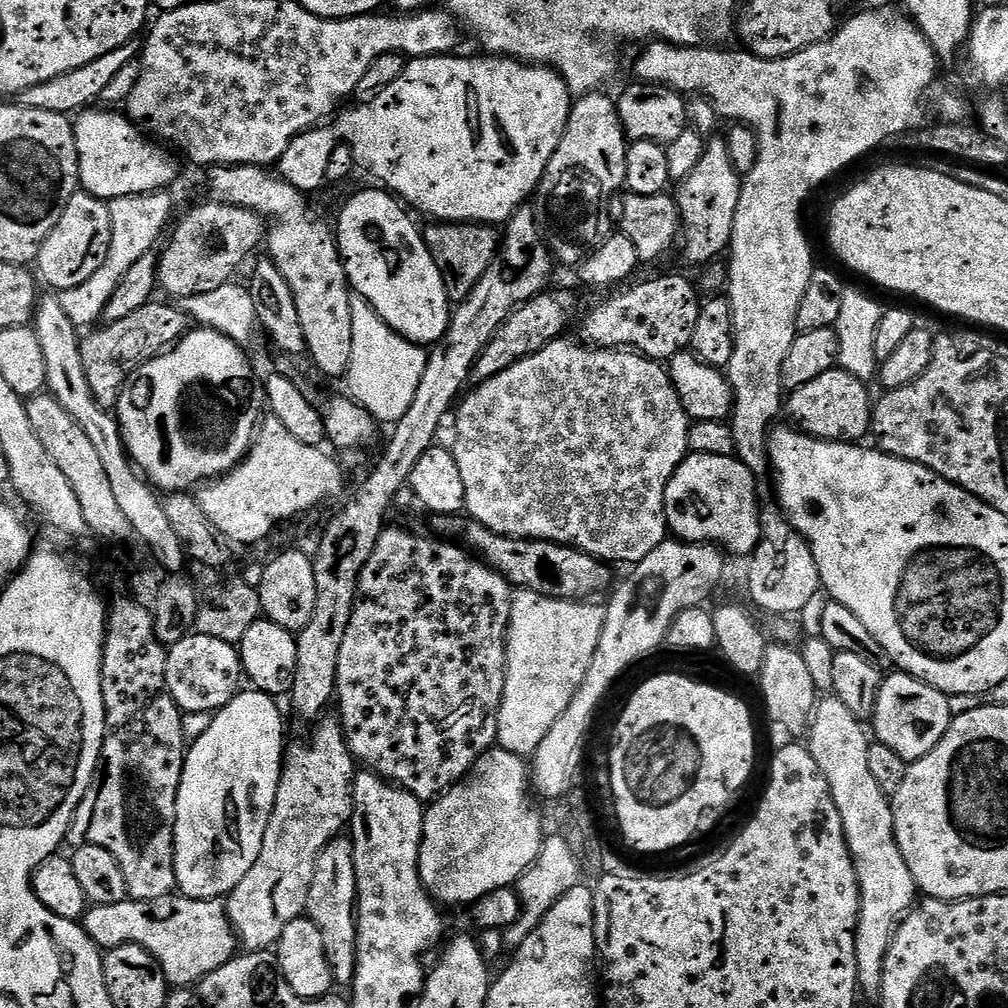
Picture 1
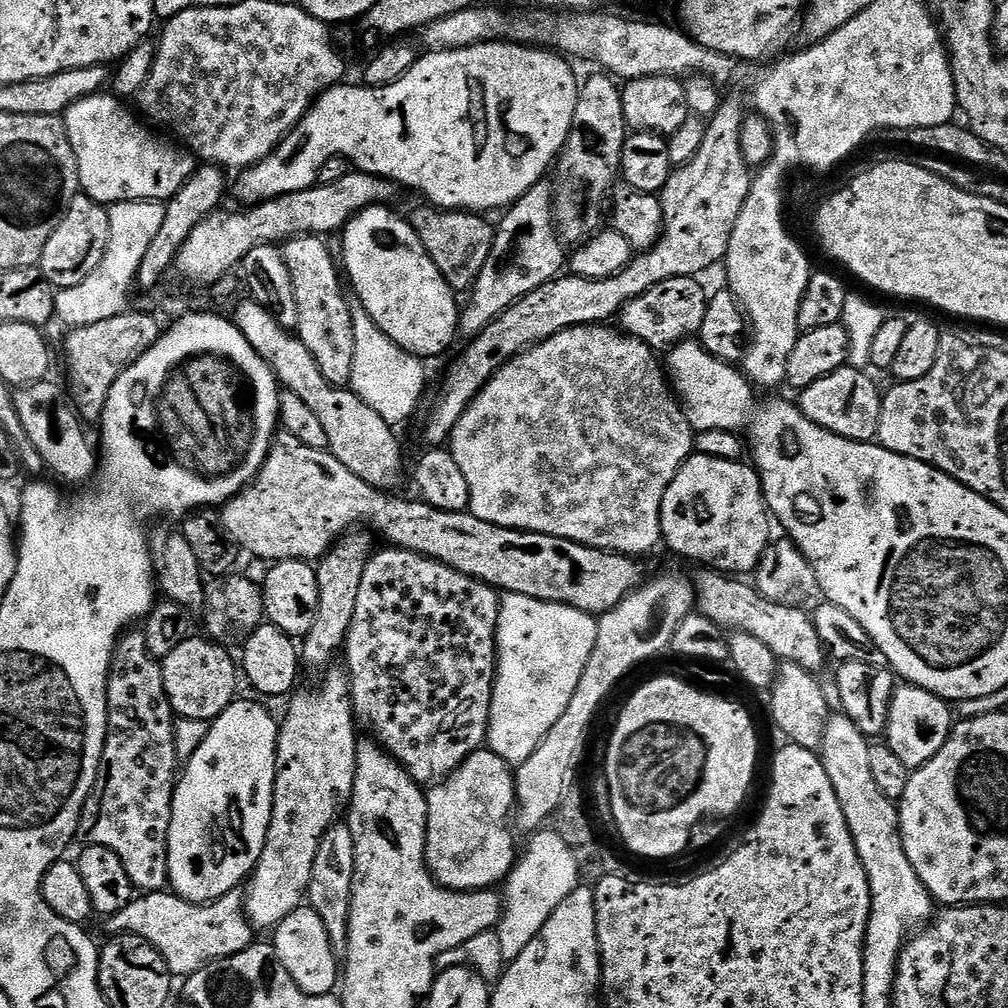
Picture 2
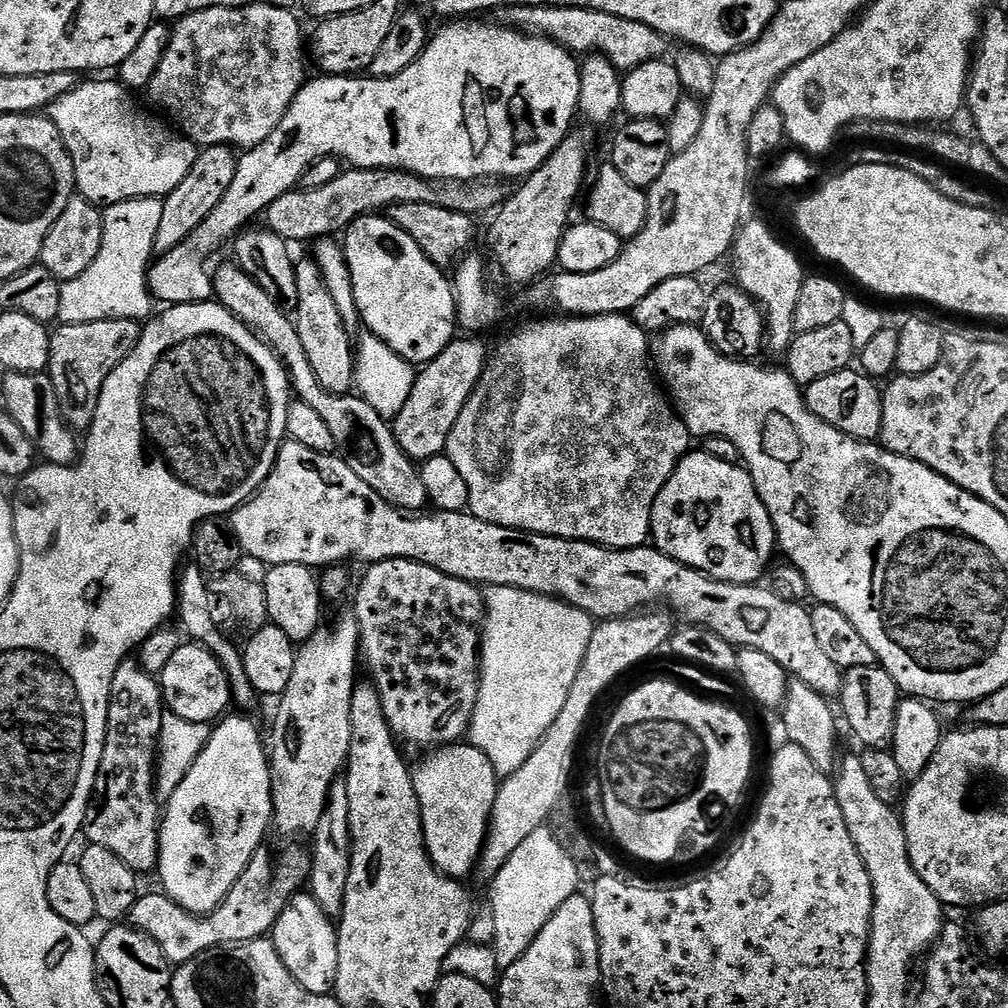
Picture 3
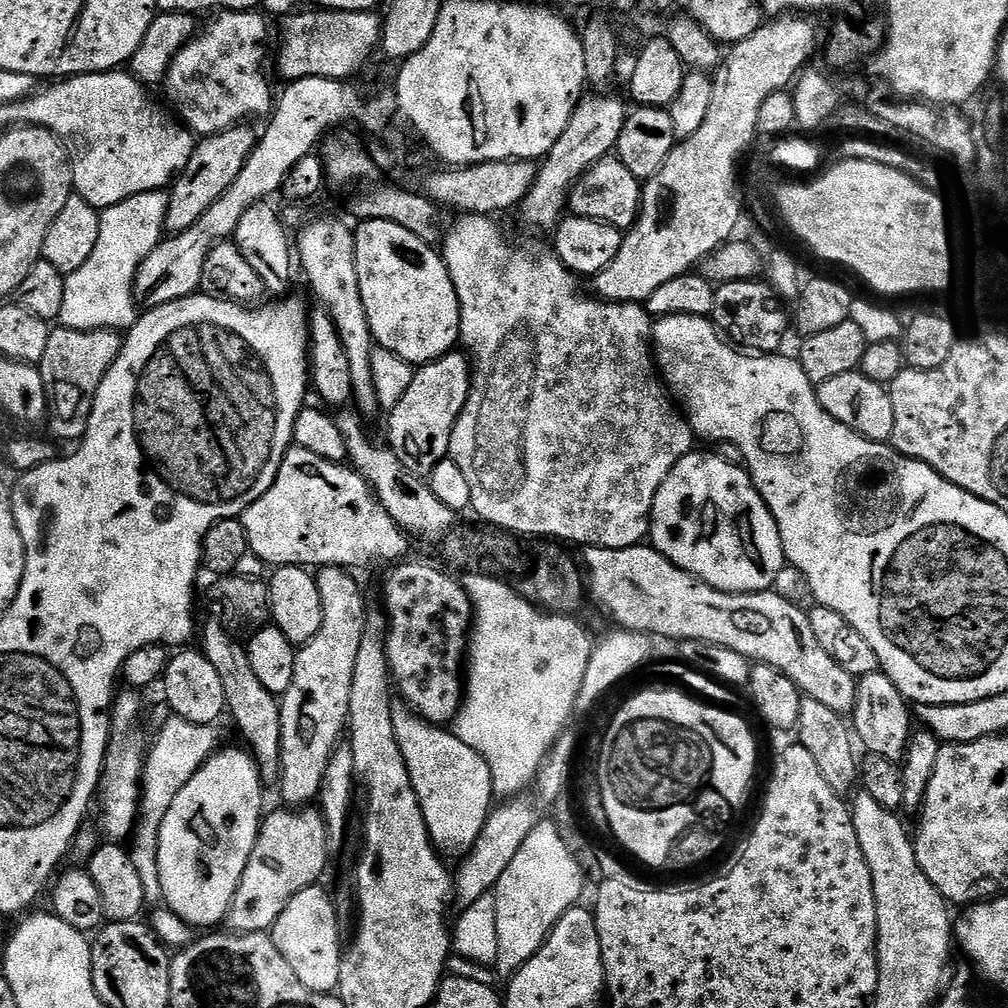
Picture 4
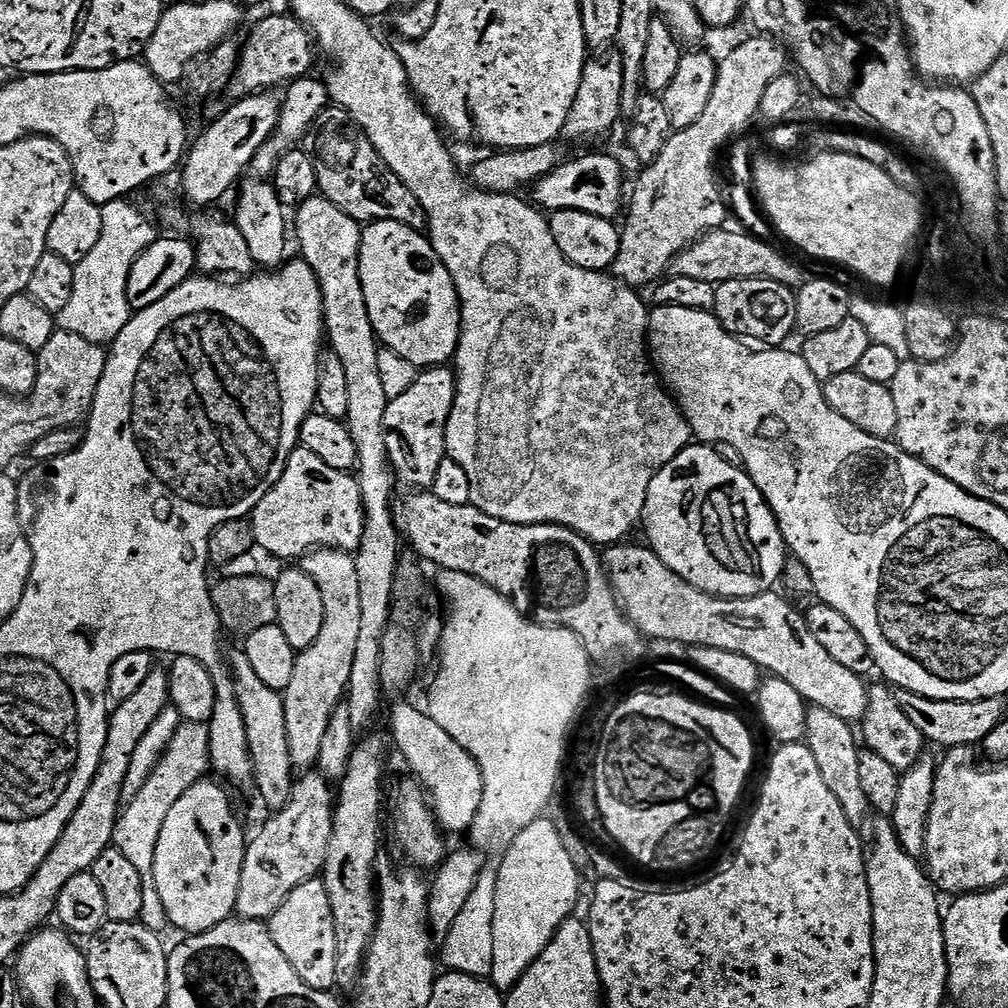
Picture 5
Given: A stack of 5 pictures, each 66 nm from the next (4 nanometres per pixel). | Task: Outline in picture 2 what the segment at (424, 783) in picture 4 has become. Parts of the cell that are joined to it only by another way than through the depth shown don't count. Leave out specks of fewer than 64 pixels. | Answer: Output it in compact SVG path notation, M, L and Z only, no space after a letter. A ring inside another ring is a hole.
M482 747L463 760L445 780L431 785L426 795L428 821L424 857L428 859L428 870L432 879L455 892L479 892L499 885L518 859L516 840L512 837L513 829L510 827L516 807L516 777L513 765L498 758L498 754L494 754L487 747Z

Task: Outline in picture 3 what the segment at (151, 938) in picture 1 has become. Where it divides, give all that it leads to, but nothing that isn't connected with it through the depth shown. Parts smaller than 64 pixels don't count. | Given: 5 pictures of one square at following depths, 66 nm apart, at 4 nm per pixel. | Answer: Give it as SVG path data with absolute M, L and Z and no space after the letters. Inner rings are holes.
M261 846L250 858L246 870L242 870L242 878L234 882L230 894L226 894L224 901L213 912L188 912L156 891L145 896L144 893L137 895L127 919L131 927L154 938L154 942L162 946L162 954L166 954L169 964L179 966L211 948L239 946L247 940L267 937L284 905L305 887L311 865L312 857L307 847L288 848L277 858L275 868L267 847Z

